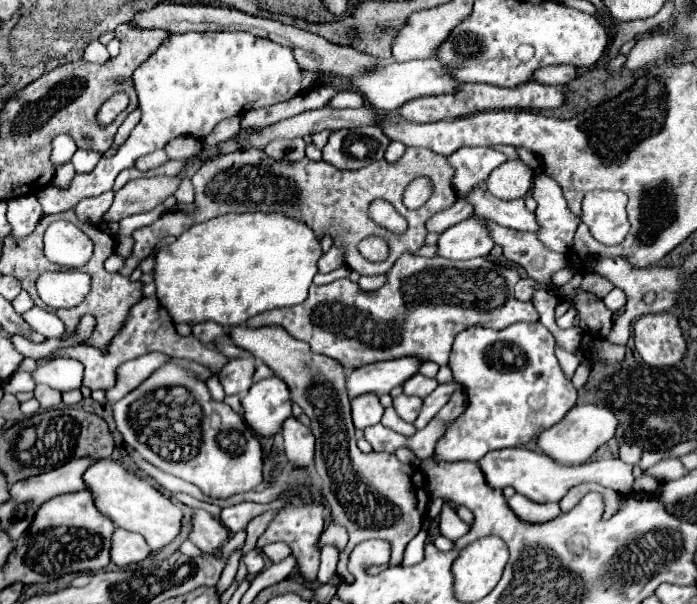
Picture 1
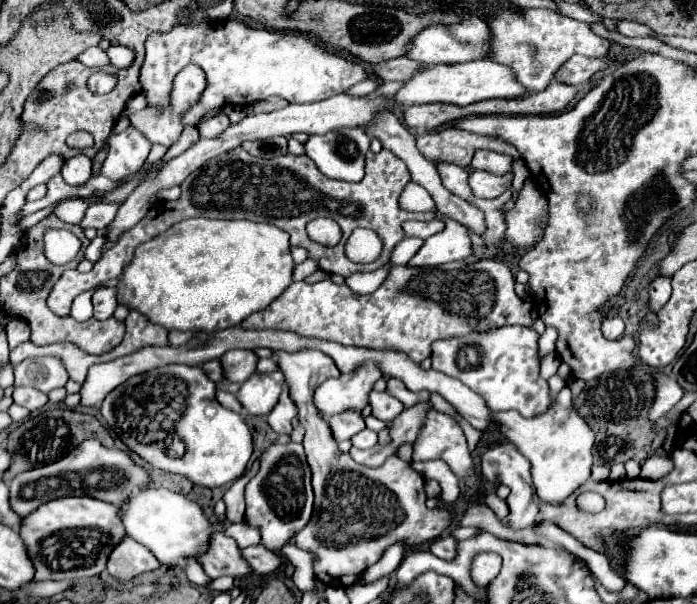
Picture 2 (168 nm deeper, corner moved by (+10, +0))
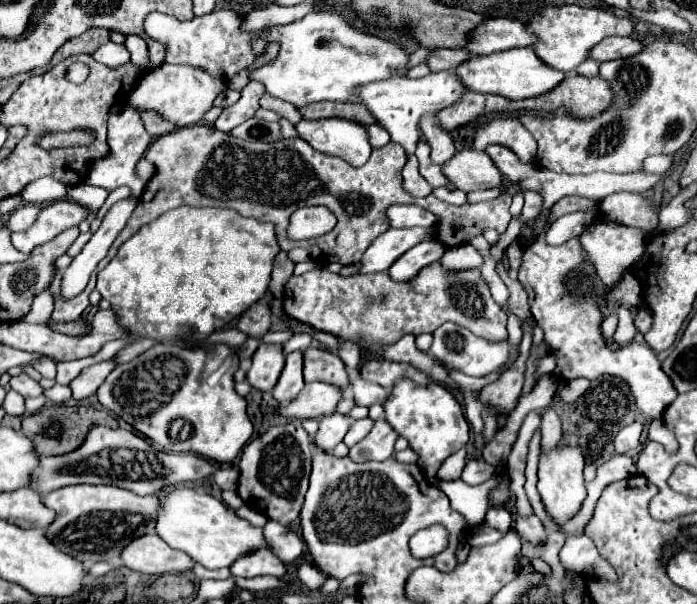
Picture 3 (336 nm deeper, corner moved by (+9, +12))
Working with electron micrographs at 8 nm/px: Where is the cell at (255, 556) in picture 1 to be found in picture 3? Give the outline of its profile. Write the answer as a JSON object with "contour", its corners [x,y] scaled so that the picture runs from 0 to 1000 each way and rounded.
{"contour":[[[383,861],[377,871],[377,891],[386,904],[386,911],[403,927],[403,930],[420,930],[435,914],[435,894],[426,881],[415,877],[406,868],[397,868],[395,861]]]}

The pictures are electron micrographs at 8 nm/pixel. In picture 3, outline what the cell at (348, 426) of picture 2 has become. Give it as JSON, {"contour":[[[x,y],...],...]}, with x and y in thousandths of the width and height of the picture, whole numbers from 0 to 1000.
{"contour":[[[481,682],[481,685],[475,685],[475,689],[466,689],[466,692],[458,699],[458,712],[455,712],[449,732],[452,732],[458,742],[466,742],[466,745],[475,748],[475,745],[492,728],[492,722],[498,719],[501,705],[504,705],[504,695],[501,695],[501,689],[495,689],[495,685]]]}

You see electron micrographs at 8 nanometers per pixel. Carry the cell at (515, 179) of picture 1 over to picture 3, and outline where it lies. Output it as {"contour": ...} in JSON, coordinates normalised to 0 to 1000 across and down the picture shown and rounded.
{"contour":[[[670,245],[653,255],[638,275],[636,285],[641,285],[641,295],[650,301],[653,311],[664,318],[679,318],[690,311],[710,311],[719,308],[719,285],[707,272],[707,265],[687,248]]]}

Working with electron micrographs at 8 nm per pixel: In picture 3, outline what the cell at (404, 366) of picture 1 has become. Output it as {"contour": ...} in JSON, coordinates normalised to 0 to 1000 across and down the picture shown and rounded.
{"contour":[[[446,632],[438,636],[438,642],[429,649],[429,656],[400,675],[403,689],[412,692],[458,692],[478,685],[484,675],[484,666],[492,662],[492,646],[469,636],[469,632]]]}

